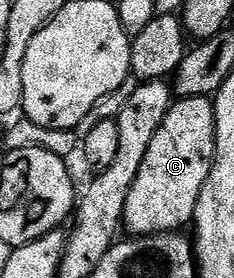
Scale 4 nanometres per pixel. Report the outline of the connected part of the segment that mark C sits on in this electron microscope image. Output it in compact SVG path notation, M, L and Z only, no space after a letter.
M182 98L169 107L169 114L155 132L147 156L127 196L124 229L130 235L167 234L194 221L197 201L217 156L217 121L209 98Z

